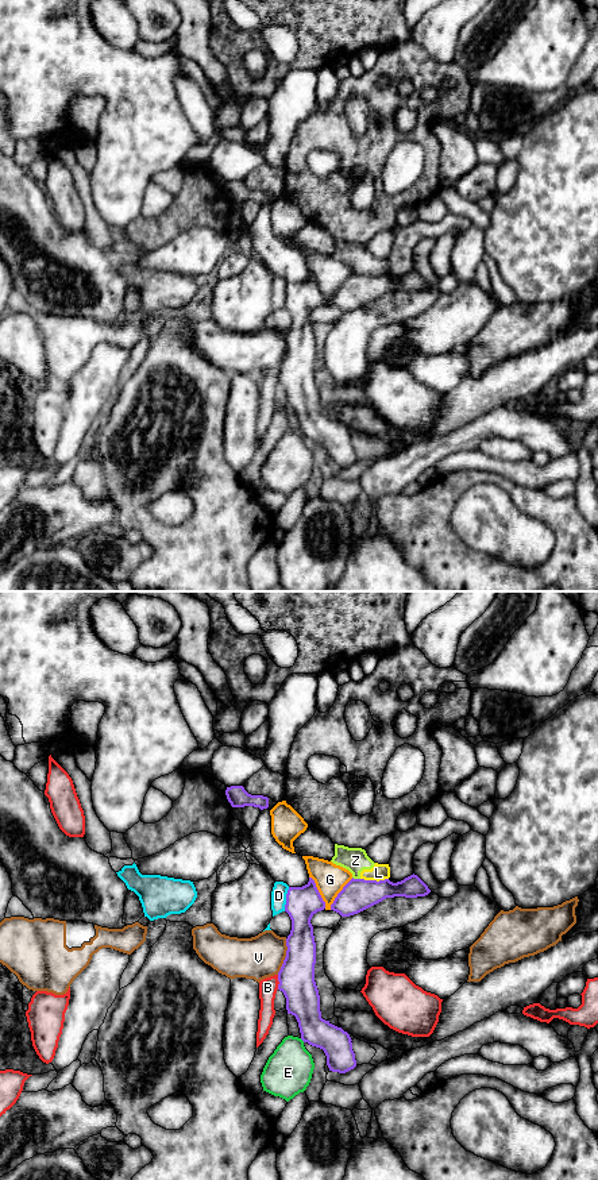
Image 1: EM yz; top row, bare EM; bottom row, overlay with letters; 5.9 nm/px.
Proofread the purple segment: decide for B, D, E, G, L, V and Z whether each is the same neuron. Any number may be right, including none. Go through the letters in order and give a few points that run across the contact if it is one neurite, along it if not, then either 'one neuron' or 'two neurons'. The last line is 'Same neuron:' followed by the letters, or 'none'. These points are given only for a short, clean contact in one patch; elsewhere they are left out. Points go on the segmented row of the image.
B: two neurons
D: two neurons
E: two neurons
G: two neurons
L: two neurons
V: two neurons
Z: yz (352, 876), (359, 879) | two neurons
Same neuron: none

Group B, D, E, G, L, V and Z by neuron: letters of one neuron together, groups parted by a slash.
B / D / E / G / L Z / V

